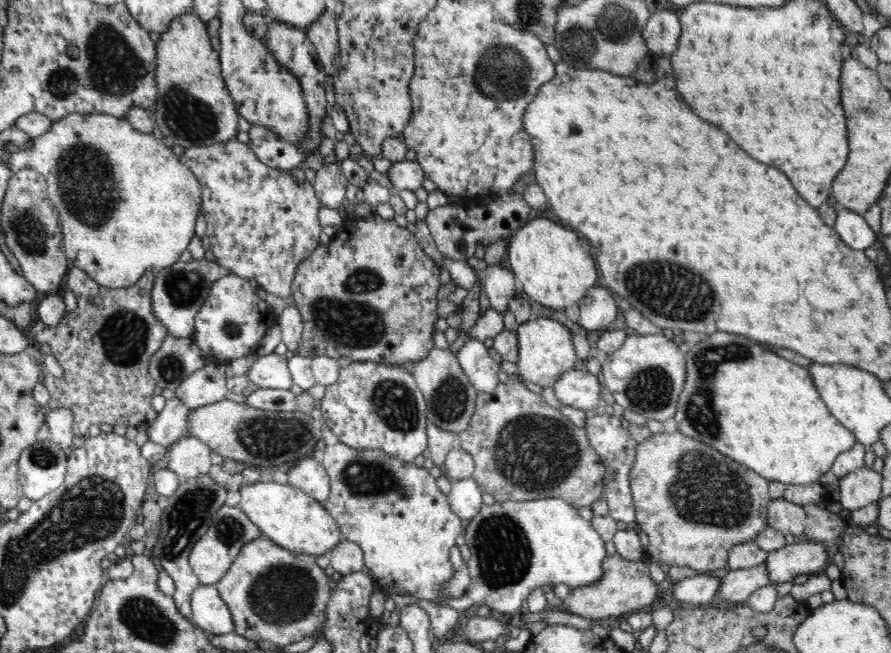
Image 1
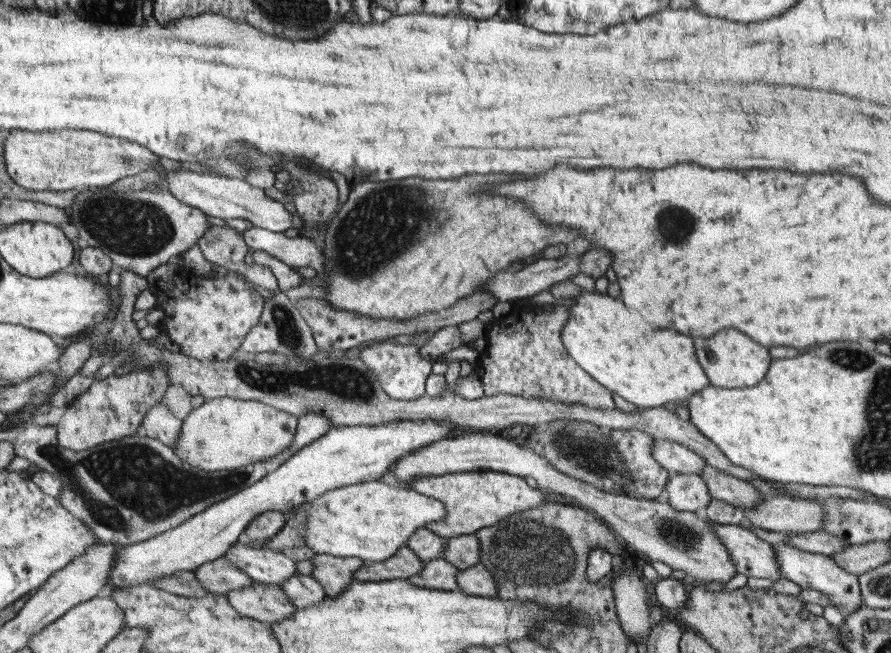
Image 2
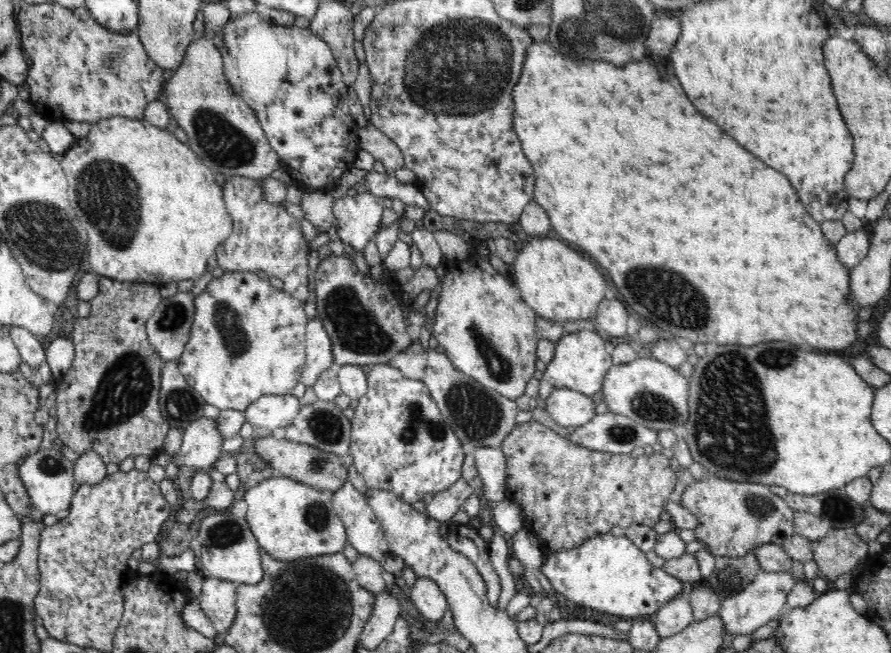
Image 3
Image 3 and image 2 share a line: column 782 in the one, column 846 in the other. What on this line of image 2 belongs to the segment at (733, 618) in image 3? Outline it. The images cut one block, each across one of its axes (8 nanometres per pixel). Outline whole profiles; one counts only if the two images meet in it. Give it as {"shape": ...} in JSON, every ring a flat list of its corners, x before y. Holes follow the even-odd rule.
{"shape":[[779,544,773,550,775,550,777,568,779,568,781,578,787,578,787,580,799,584,801,590,817,590,817,592,821,592,823,596,827,596,827,600,831,602,833,608,841,610,841,614,851,614,851,612,857,612,859,608,863,608,861,586,859,586,857,576,853,576,853,574,845,572,843,568,839,568,839,564,835,564,833,558,803,552,799,548,793,548,793,546,787,546,787,544]]}

